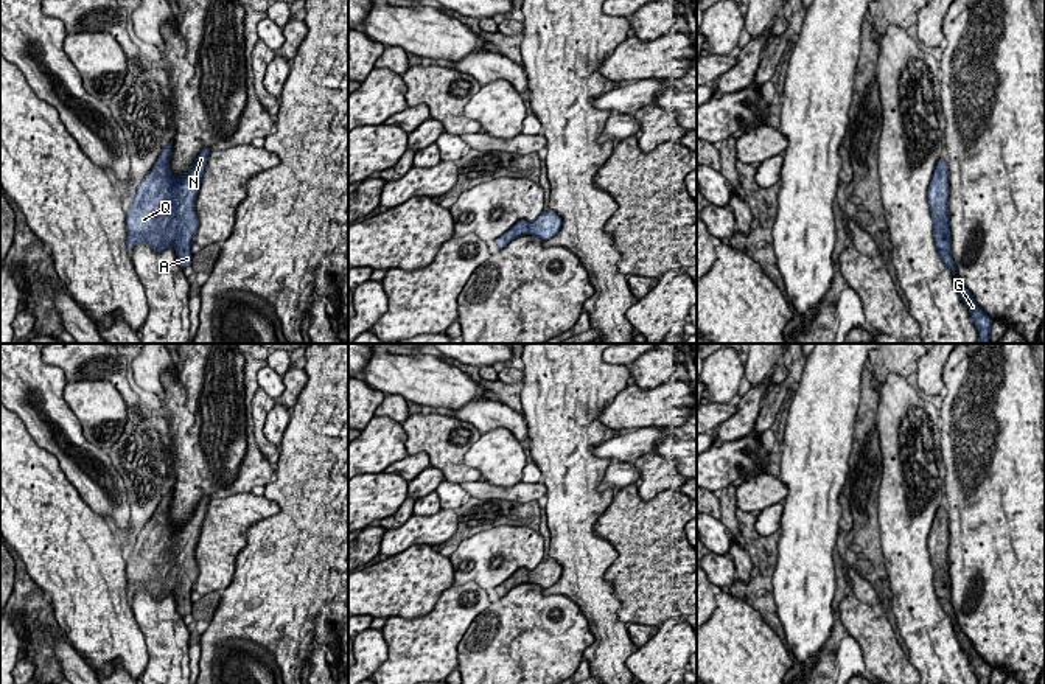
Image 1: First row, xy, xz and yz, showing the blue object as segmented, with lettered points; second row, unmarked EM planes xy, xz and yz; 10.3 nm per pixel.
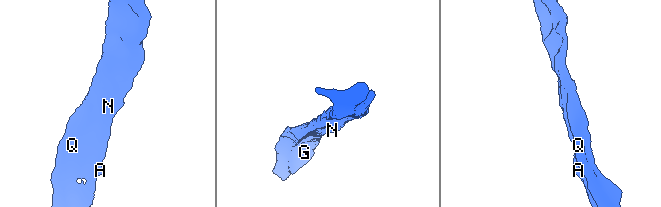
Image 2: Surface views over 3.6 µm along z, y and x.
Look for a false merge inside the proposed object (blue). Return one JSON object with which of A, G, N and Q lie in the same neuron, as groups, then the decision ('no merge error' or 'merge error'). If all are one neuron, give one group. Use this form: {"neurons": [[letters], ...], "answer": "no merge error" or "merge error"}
{"neurons": [["A", "G", "N", "Q"]], "answer": "no merge error"}

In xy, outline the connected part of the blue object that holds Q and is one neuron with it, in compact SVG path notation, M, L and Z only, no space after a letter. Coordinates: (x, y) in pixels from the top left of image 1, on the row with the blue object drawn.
M173 140L162 149L152 169L138 185L134 202L126 213L128 249L134 250L138 243L146 243L159 253L173 246L180 269L191 266L190 247L197 230L196 197L211 151L211 148L204 148L193 162L191 169L180 177L174 177L170 171Z

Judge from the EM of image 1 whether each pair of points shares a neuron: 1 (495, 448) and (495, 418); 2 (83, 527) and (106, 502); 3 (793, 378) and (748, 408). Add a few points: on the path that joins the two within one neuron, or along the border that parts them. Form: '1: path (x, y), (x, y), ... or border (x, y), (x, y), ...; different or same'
1: border (482, 432), (506, 428), (520, 442); different
2: border (72, 484), (80, 496), (106, 521); different
3: path (782, 389), (764, 408), (759, 408); same

